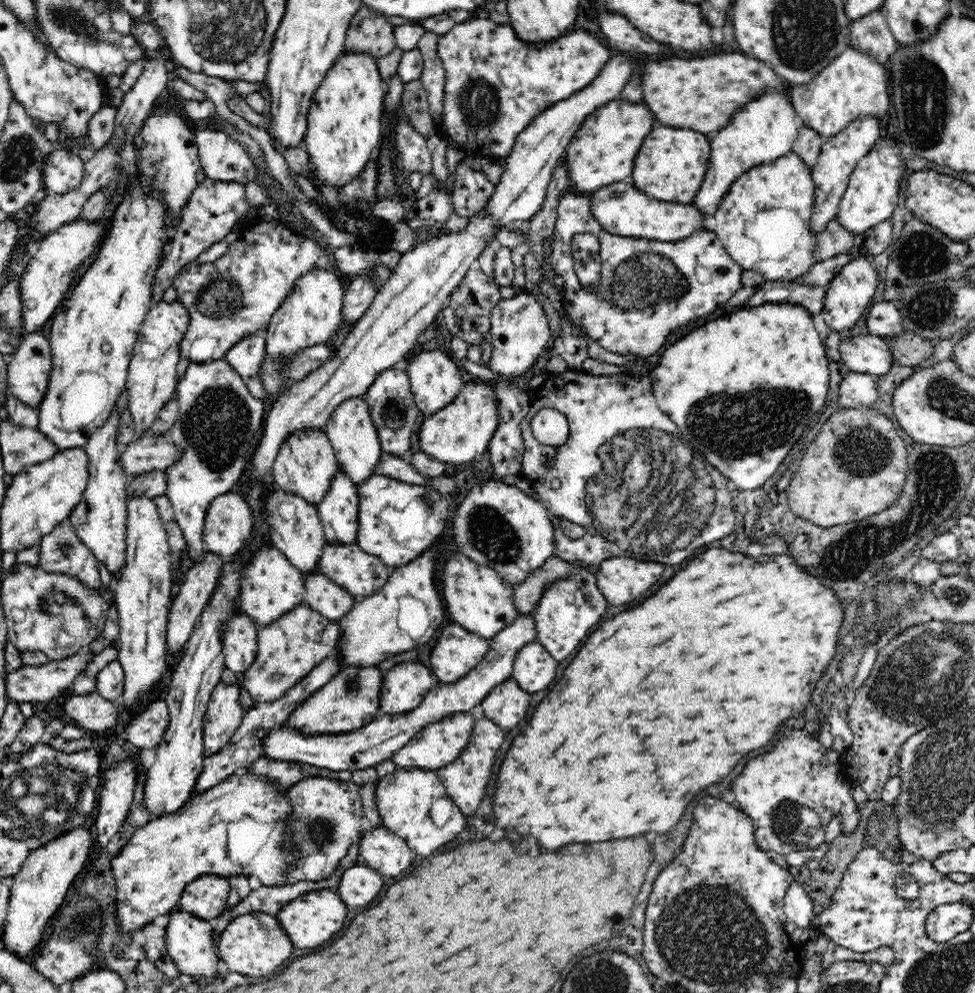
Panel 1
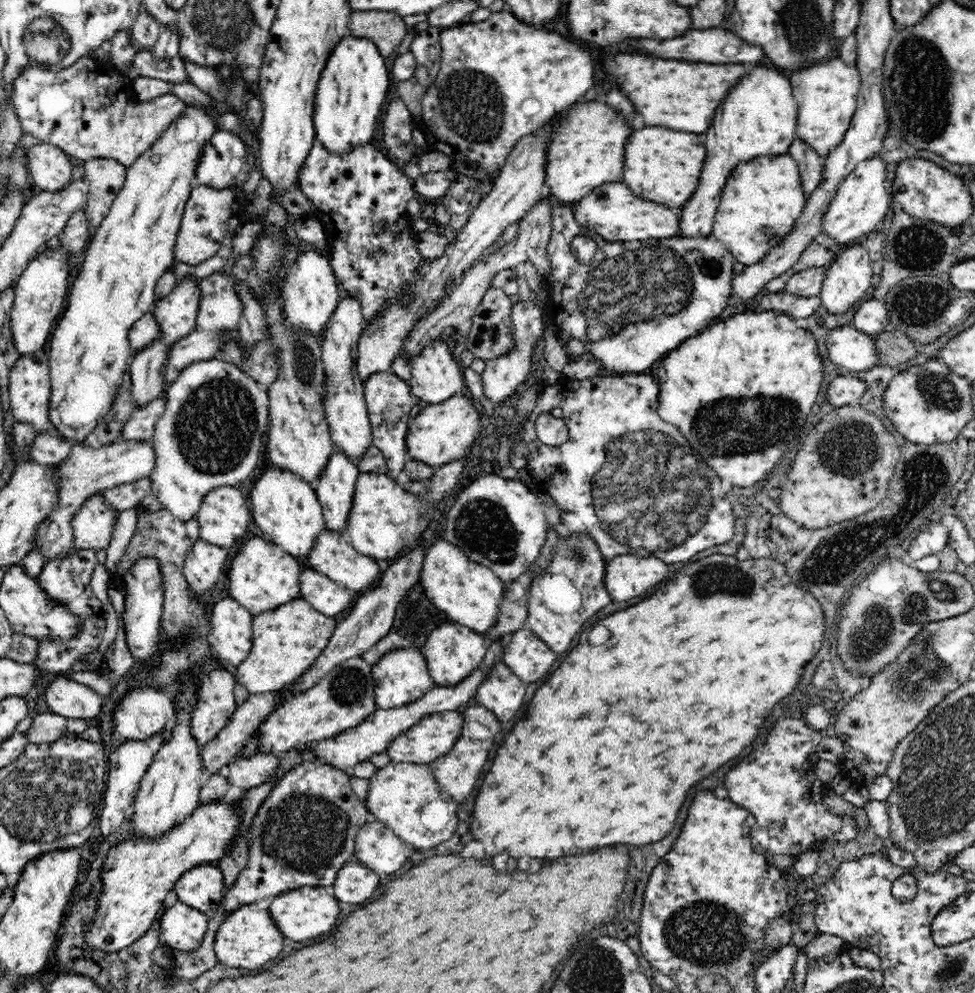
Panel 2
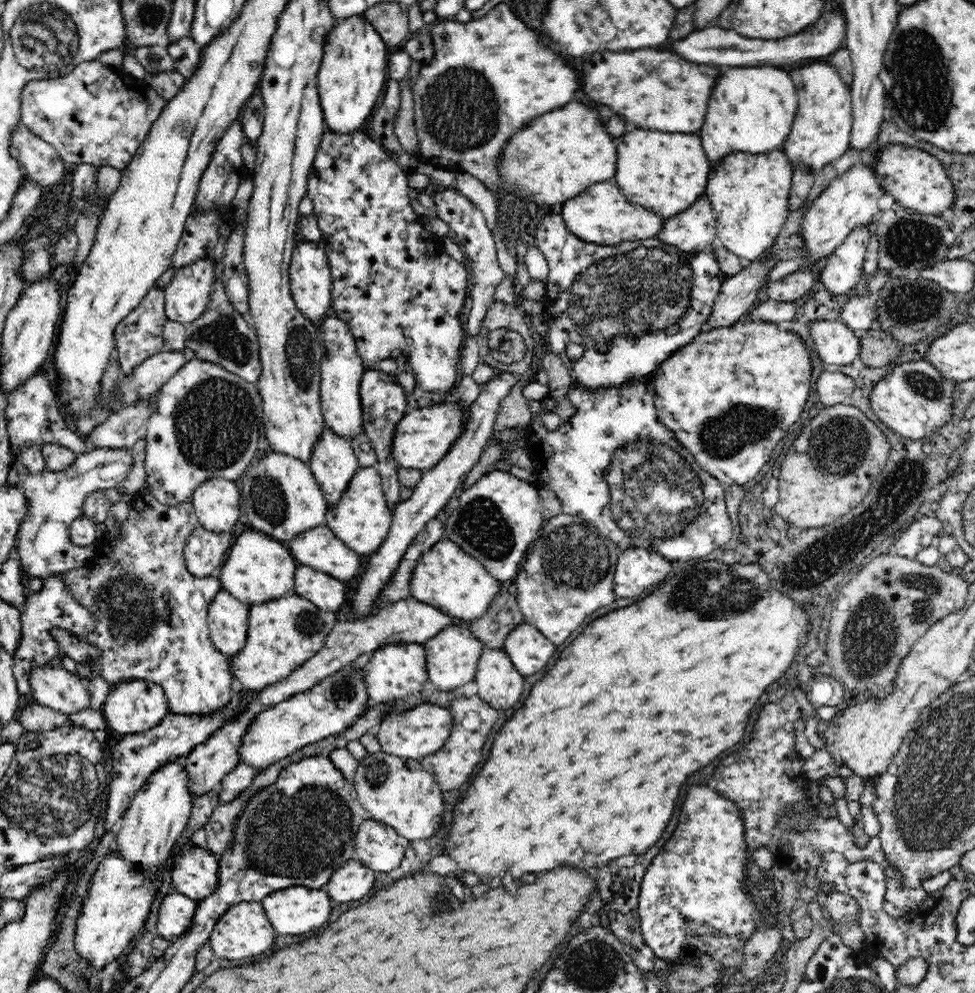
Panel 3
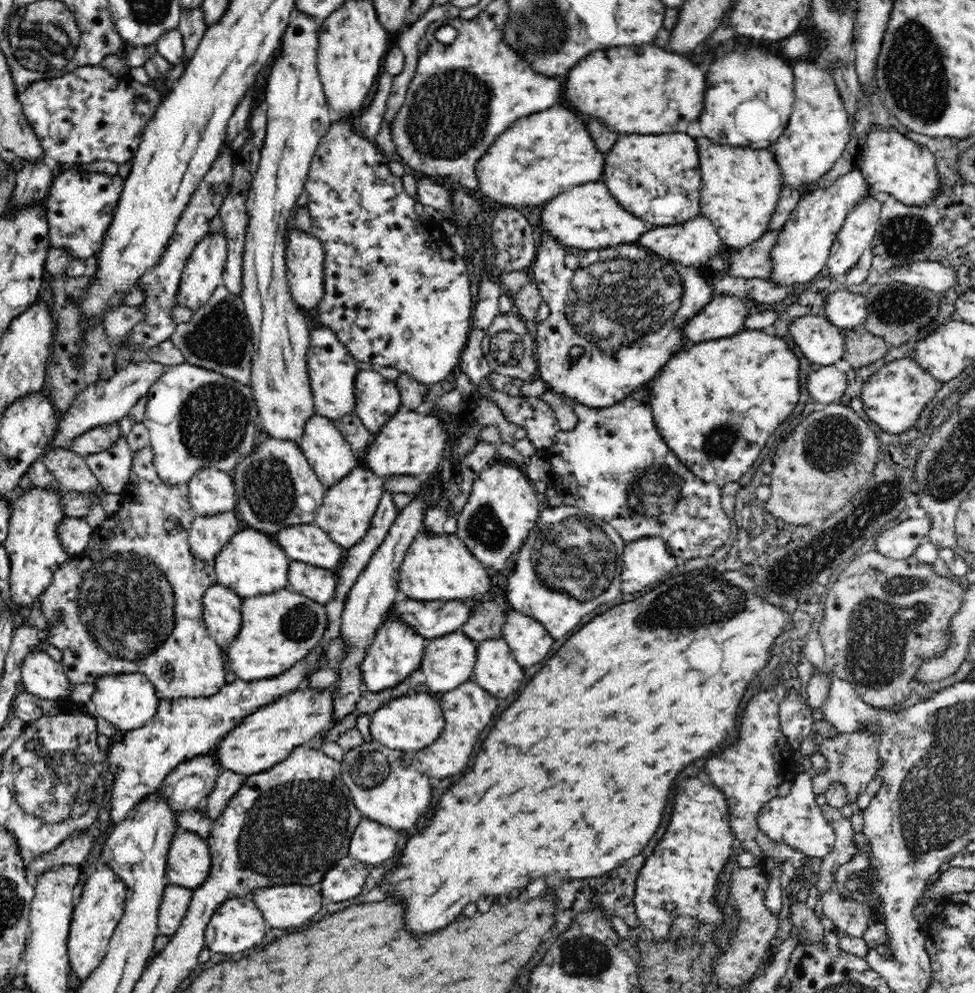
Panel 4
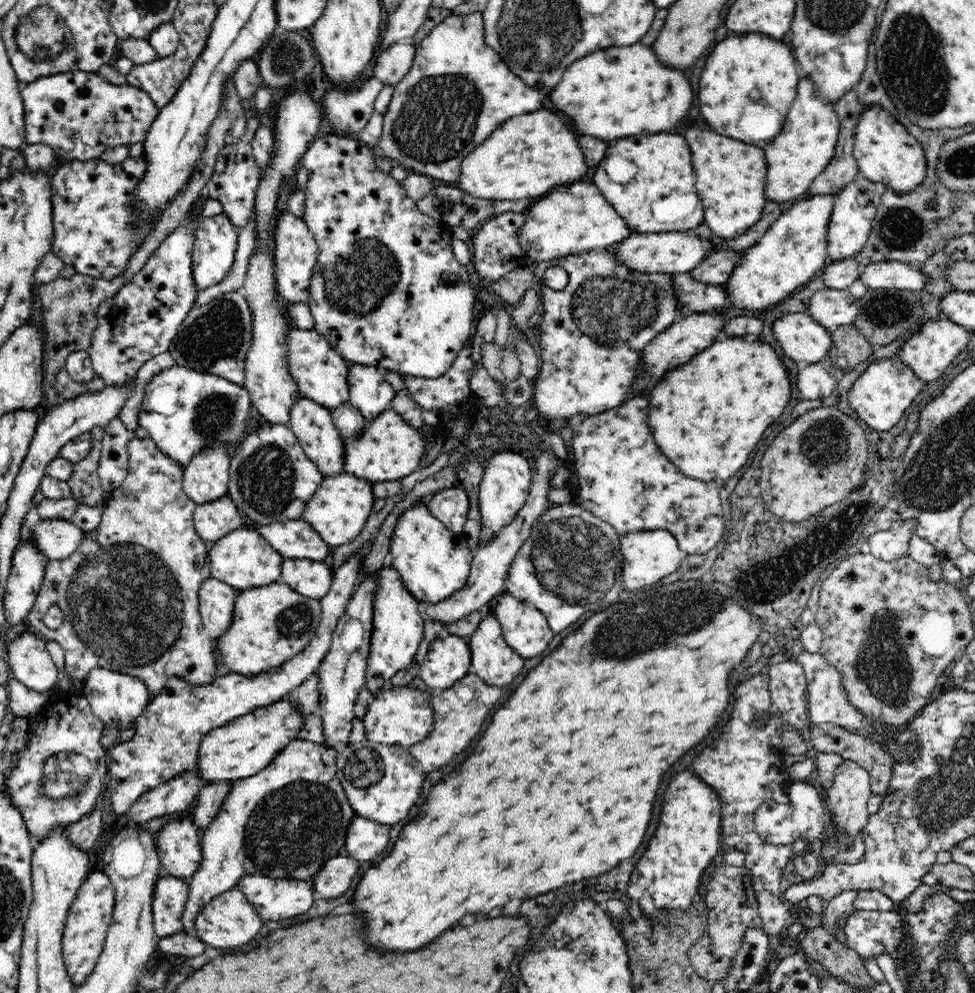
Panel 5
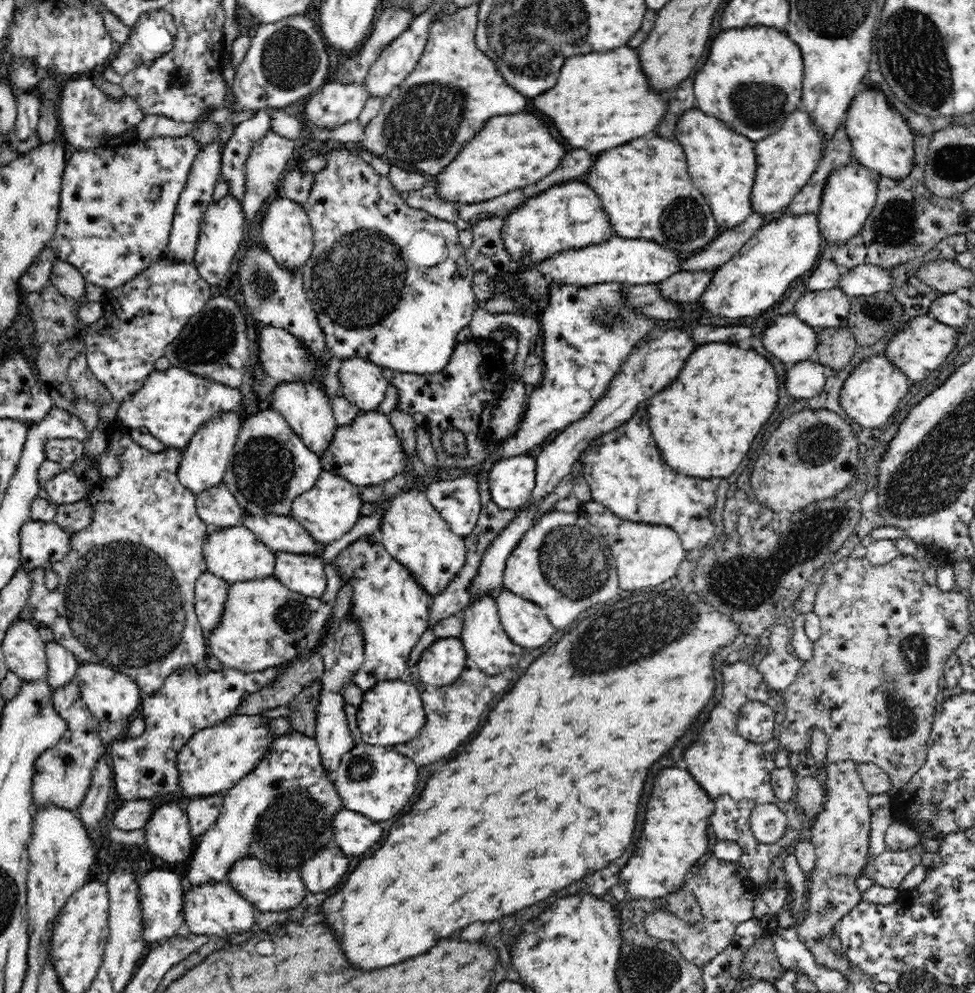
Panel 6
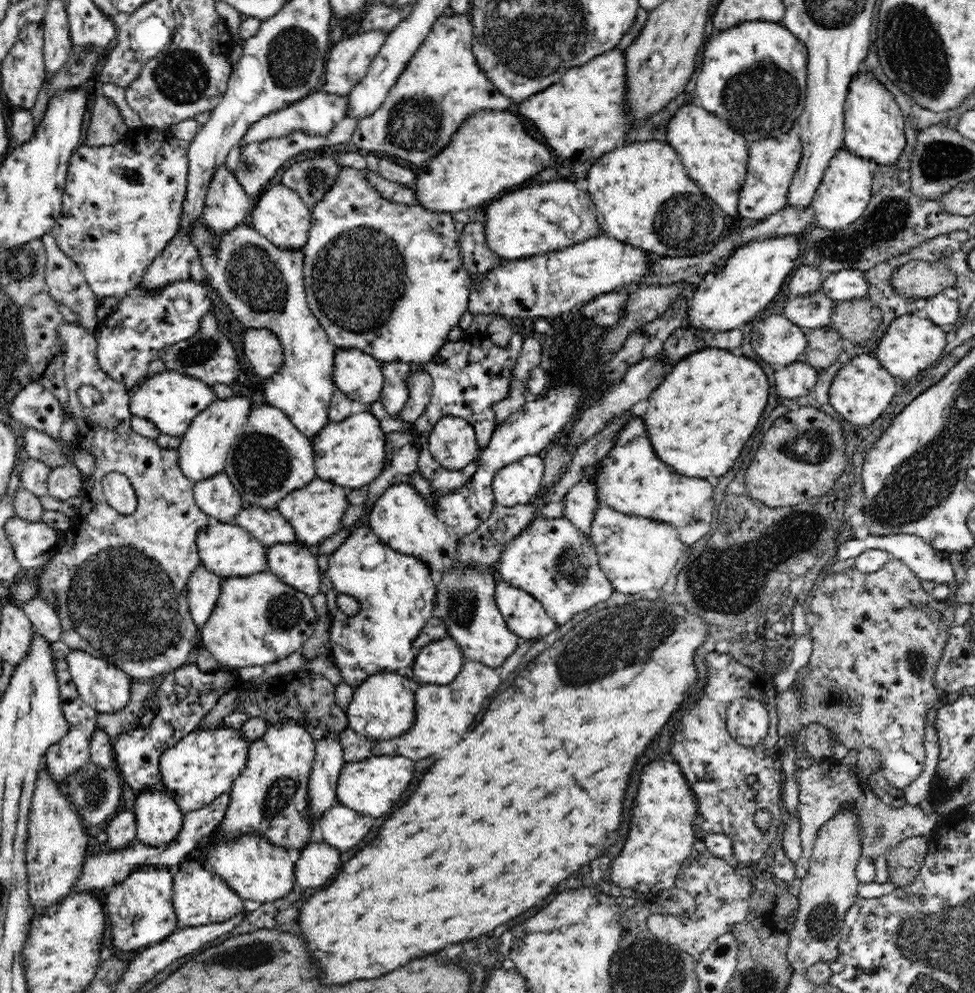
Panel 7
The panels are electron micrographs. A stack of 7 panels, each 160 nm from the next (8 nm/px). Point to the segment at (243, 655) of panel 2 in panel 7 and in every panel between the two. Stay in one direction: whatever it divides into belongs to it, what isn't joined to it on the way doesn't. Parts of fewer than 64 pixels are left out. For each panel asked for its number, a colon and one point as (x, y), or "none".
3: (227, 616)
4: (222, 614)
5: (216, 598)
6: (211, 592)
7: (203, 586)

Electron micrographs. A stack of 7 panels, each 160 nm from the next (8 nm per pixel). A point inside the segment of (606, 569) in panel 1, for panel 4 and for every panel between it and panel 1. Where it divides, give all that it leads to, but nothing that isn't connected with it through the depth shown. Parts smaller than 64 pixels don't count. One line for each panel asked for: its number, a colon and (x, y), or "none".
2: (626, 576)
3: (636, 569)
4: (646, 561)

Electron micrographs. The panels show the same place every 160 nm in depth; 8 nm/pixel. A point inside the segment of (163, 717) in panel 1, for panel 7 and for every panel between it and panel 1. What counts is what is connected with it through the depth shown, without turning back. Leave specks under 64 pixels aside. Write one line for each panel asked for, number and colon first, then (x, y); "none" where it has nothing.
2: (144, 712)
3: (134, 706)
4: (127, 701)
5: (117, 699)
6: (109, 695)
7: (102, 686)

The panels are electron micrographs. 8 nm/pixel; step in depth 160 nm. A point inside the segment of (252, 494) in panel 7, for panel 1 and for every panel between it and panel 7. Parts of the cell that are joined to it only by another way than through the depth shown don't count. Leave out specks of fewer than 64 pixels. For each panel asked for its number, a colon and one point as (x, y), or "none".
1: (296, 530)
2: (287, 509)
3: (280, 496)
4: (276, 487)
5: (271, 478)
6: (270, 465)

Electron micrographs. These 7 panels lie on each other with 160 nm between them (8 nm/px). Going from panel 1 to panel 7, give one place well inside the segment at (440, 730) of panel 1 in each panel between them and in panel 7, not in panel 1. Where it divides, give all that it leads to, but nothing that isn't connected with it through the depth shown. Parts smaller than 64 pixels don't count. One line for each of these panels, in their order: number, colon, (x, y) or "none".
2: (434, 735)
3: (415, 732)
4: (409, 723)
5: (401, 715)
6: (392, 713)
7: (382, 707)

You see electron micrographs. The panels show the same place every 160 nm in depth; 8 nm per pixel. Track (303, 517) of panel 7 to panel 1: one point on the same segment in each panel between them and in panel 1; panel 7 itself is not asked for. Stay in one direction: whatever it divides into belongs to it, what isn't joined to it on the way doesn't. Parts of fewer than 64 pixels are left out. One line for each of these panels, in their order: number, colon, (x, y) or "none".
1: (397, 521)
2: (385, 520)
3: (361, 519)
4: (348, 507)
5: (339, 509)
6: (330, 508)

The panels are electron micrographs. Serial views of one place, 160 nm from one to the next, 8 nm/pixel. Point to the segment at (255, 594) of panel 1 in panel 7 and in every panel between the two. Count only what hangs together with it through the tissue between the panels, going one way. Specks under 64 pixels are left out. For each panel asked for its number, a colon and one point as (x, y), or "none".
2: (262, 576)
3: (257, 568)
4: (252, 563)
5: (243, 559)
6: (235, 554)
7: (226, 549)

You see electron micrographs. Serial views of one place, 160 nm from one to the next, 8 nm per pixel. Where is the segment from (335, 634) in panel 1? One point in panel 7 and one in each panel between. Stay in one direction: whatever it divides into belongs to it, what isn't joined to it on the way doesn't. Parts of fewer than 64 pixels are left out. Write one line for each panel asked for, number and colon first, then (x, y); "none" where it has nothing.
2: (287, 640)
3: (282, 634)
4: (278, 629)
5: (271, 624)
6: (264, 624)
7: (259, 620)

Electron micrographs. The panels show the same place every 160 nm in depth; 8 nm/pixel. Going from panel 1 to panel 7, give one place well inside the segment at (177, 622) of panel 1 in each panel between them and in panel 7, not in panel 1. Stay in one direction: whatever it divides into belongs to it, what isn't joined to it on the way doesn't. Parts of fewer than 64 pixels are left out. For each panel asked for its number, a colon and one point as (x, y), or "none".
2: (203, 566)
3: (204, 552)
4: (208, 535)
5: (213, 520)
6: (217, 507)
7: (217, 497)

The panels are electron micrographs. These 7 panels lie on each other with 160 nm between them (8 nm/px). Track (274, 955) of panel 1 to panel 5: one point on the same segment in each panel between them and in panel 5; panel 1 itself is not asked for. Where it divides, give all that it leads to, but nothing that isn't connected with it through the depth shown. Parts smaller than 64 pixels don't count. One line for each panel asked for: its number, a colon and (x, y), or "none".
2: (247, 938)
3: (244, 931)
4: (237, 924)
5: (230, 920)

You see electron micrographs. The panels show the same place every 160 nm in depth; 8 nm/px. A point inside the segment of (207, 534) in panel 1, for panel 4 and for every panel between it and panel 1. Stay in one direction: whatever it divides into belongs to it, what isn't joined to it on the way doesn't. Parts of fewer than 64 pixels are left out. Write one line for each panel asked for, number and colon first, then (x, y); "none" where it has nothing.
2: (224, 515)
3: (217, 502)
4: (211, 491)

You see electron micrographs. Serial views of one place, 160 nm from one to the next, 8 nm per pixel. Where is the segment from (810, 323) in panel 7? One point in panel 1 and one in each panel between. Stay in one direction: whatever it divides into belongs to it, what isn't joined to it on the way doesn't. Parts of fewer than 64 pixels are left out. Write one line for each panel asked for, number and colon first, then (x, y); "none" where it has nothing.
1: (882, 319)
2: (871, 317)
3: (858, 313)
4: (845, 308)
5: (832, 308)
6: (822, 309)

